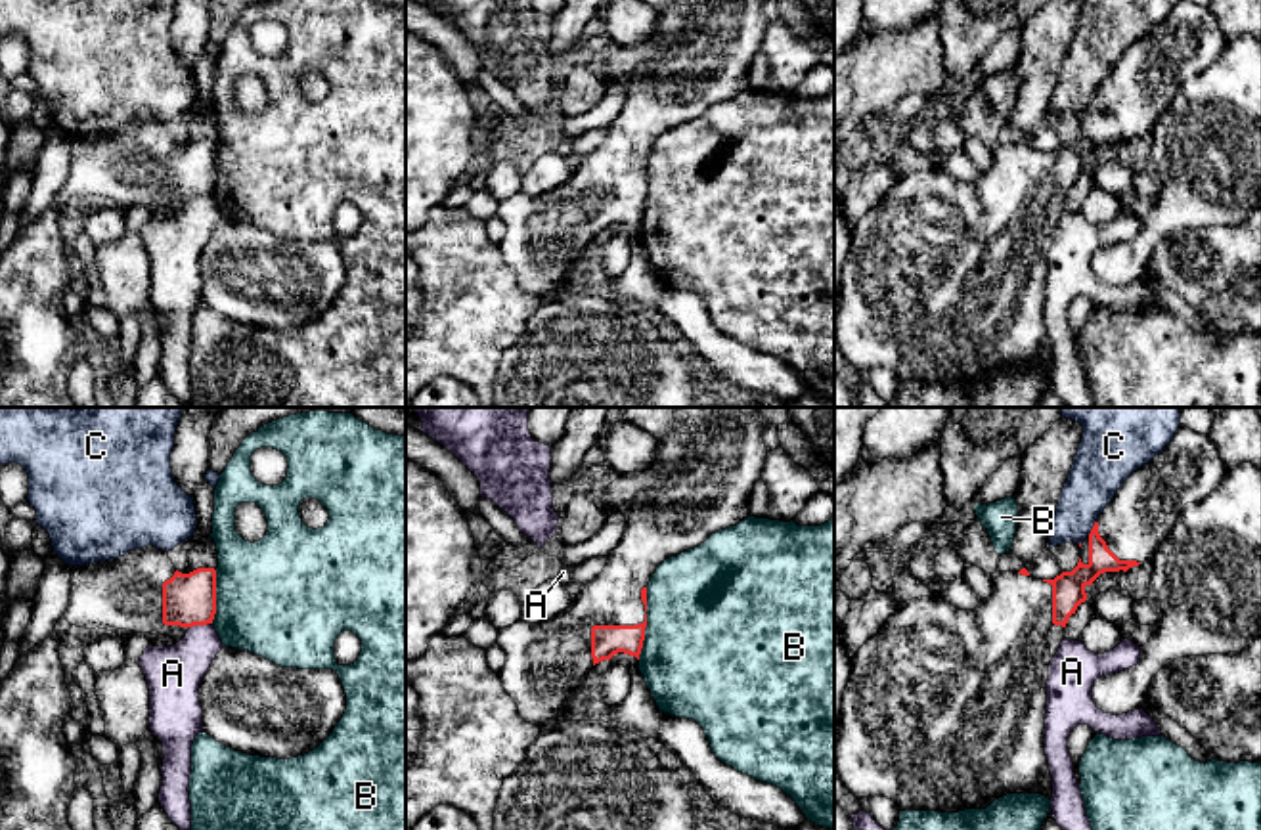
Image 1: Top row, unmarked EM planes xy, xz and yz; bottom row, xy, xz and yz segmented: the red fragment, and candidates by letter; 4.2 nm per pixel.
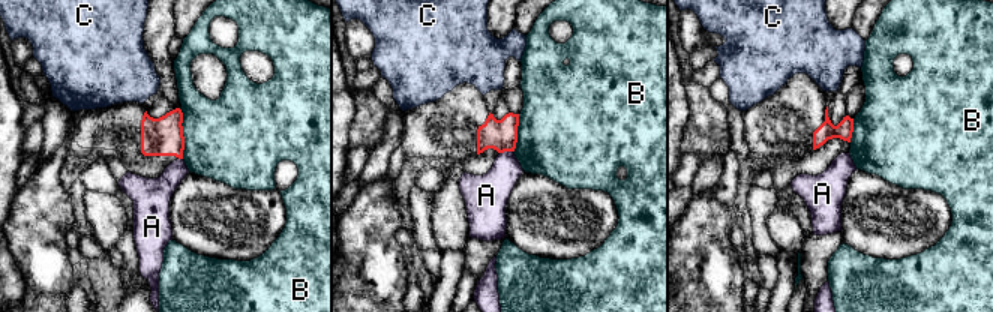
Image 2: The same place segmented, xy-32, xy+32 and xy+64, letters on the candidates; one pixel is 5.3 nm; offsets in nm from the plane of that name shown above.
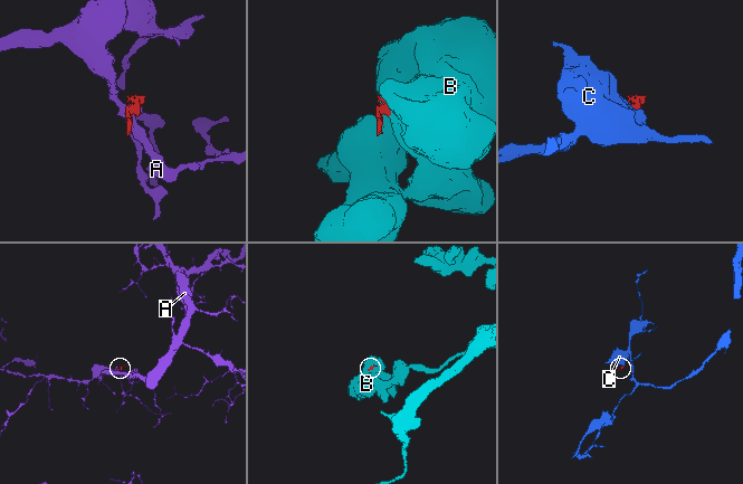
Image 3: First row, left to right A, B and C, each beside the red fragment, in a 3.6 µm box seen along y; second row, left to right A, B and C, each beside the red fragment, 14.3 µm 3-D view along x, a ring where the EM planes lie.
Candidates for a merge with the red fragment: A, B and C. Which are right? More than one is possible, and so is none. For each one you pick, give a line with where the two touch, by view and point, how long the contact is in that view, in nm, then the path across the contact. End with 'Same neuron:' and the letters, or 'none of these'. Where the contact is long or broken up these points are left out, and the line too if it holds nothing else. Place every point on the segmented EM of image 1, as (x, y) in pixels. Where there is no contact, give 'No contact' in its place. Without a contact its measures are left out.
Same neuron: none of these

